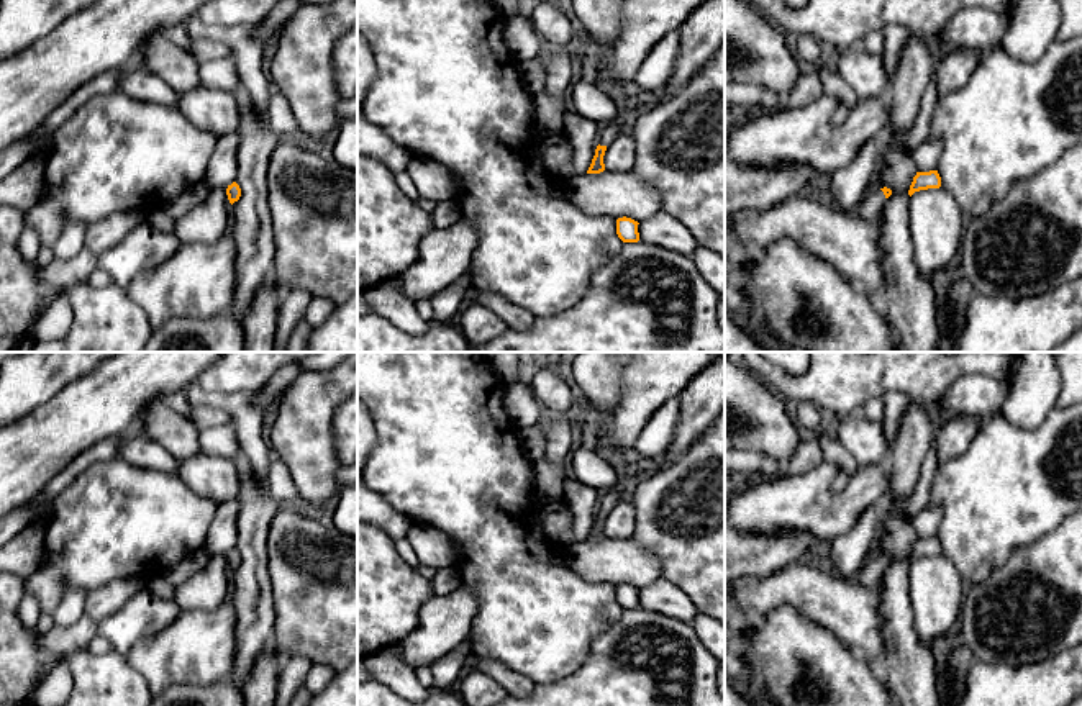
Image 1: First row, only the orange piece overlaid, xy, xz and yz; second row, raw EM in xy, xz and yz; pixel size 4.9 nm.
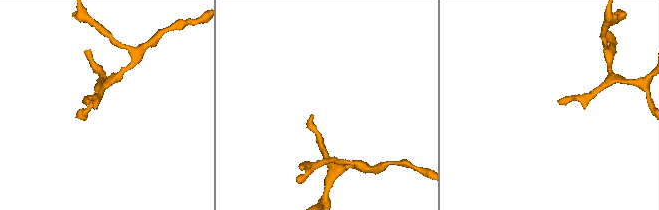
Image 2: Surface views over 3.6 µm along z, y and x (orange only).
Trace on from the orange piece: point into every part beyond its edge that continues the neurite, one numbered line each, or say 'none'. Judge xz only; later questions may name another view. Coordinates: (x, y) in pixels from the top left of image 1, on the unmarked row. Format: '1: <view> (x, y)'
1: xz (607, 500)

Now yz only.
1: yz (869, 577)

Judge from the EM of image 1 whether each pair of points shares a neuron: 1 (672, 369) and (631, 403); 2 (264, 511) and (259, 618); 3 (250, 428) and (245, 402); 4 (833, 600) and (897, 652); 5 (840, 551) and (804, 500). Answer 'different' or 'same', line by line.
1: same
2: same
3: same
4: different
5: different

